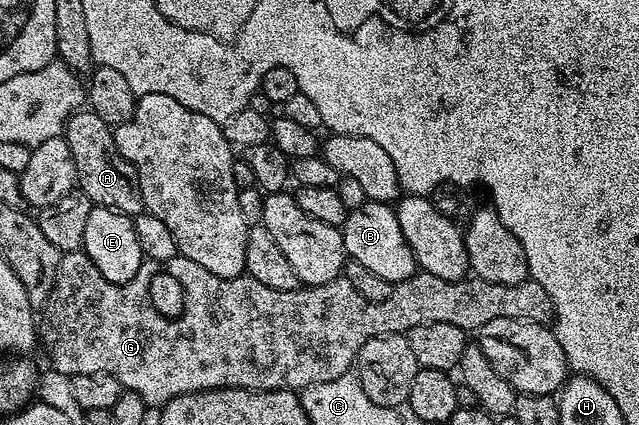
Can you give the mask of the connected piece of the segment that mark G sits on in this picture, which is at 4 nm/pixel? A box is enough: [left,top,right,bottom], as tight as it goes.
[39,249,553,409]

